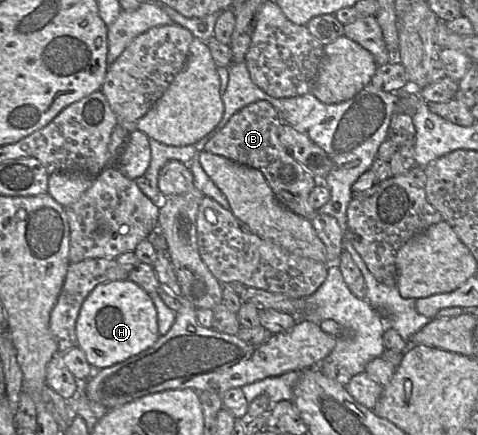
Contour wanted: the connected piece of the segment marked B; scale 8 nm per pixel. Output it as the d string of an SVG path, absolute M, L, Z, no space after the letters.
M259 100L237 111L206 143L204 149L261 171L277 200L290 211L312 222L318 211L310 206L308 198L315 186L321 182L281 144L278 129L282 123L273 106L267 101Z

